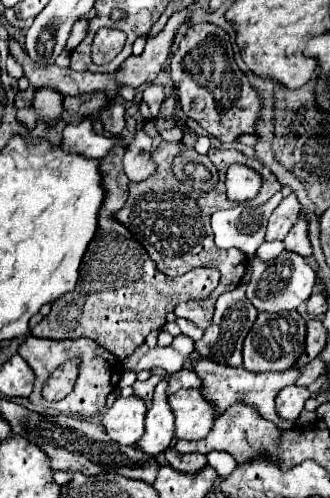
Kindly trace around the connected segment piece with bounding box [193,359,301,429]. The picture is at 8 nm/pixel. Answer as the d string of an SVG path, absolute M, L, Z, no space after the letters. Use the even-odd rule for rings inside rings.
M201 359L195 363L195 373L203 379L203 395L209 399L209 401L215 401L217 407L219 407L219 413L223 413L231 403L235 401L243 401L243 403L249 403L253 405L261 417L273 421L275 425L279 425L281 429L291 429L293 423L283 423L279 421L279 415L275 411L275 395L291 385L293 381L297 381L301 377L301 369L287 369L285 373L251 373L243 367L229 367L229 365L221 365L221 363L213 363L209 359Z

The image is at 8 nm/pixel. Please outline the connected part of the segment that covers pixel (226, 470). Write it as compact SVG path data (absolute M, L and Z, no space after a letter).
M211 451L207 456L207 462L220 476L231 474L238 467L235 459L225 451Z

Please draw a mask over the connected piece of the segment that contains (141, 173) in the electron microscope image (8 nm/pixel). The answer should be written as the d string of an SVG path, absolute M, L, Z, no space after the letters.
M137 131L135 139L127 145L123 169L133 183L139 183L155 173L155 161L151 159L151 139L145 131Z

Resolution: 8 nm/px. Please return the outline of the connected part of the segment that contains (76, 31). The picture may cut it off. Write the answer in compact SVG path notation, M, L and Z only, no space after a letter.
M79 19L77 23L73 25L71 33L67 40L67 51L73 51L83 39L85 39L85 33L88 31L89 21L87 19Z

